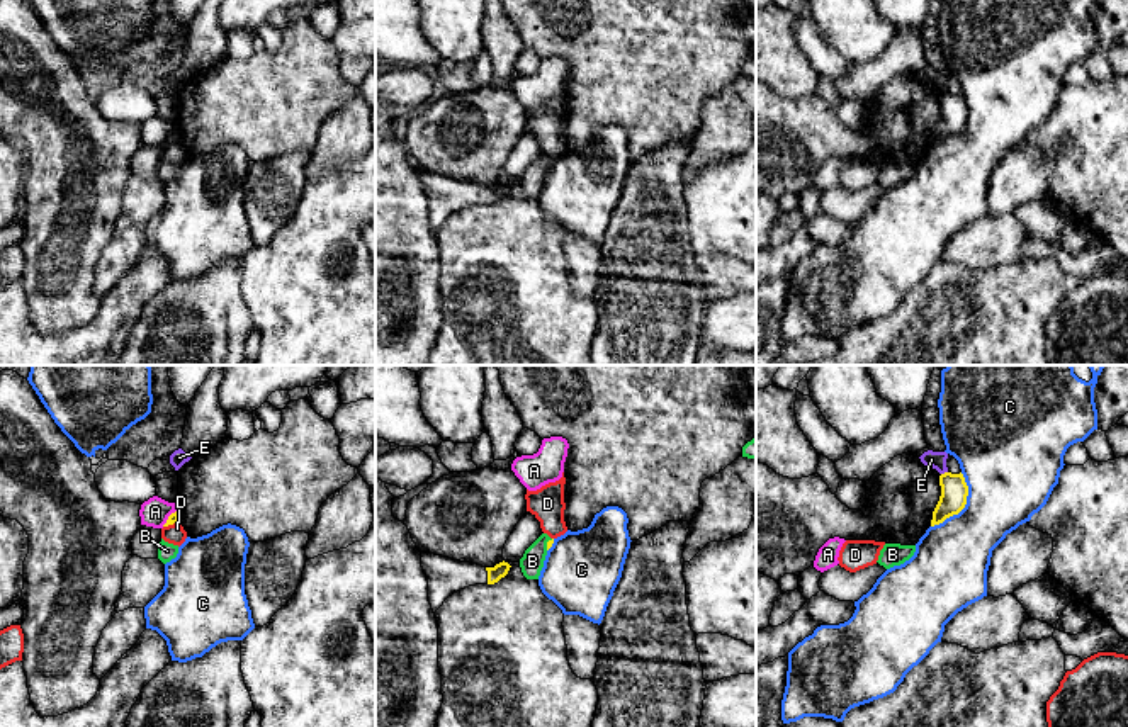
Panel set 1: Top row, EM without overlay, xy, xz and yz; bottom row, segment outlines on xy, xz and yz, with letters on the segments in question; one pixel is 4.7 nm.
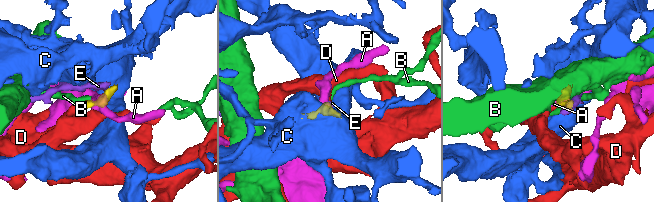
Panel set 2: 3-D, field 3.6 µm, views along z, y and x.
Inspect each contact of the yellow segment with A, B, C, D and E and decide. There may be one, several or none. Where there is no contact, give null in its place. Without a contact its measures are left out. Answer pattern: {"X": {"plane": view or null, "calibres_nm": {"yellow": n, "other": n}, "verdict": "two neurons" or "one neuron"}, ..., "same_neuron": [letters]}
{"A": {"plane": "xy", "calibres_nm": {"yellow": 50, "other": 140}, "verdict": "two neurons"}, "B": {"plane": "xz", "calibres_nm": {"yellow": 30, "other": 110}, "verdict": "two neurons"}, "C": {"plane": "yz", "calibres_nm": {"yellow": 130, "other": 400}, "verdict": "two neurons"}, "D": {"plane": "xy", "calibres_nm": {"yellow": 50, "other": 100}, "verdict": "two neurons"}, "E": {"plane": "yz", "calibres_nm": {"yellow": 130, "other": 80}, "verdict": "two neurons"}, "same_neuron": []}

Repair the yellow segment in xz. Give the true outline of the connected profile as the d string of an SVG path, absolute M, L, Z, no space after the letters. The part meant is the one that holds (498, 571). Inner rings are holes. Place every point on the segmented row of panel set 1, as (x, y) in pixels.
M421 552L421 567L428 579L428 601L435 613L454 593L476 584L494 584L508 574L511 566L503 561L494 567L482 567Z

